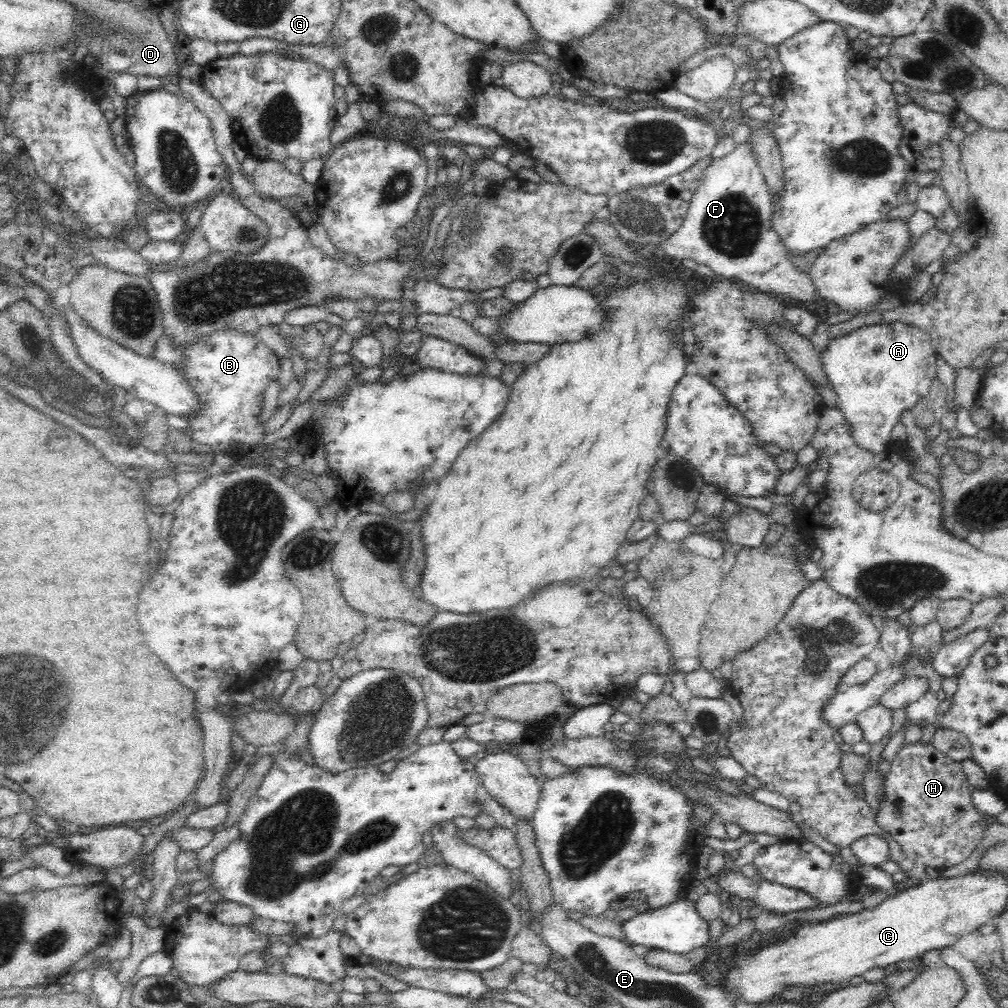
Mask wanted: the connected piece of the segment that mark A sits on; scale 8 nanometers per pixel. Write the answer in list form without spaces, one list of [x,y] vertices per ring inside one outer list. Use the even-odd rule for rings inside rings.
[[[890,322],[864,325],[844,335],[831,337],[825,348],[819,352],[818,360],[829,387],[836,392],[837,409],[849,426],[849,435],[856,447],[873,454],[883,453],[892,444],[890,432],[896,426],[900,412],[906,408],[911,409],[916,401],[924,398],[932,380],[937,376],[935,358],[938,354],[931,338],[915,326]]]

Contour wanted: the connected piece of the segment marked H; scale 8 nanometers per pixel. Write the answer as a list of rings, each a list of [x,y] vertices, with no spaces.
[[[931,743],[927,746],[918,744],[903,747],[890,764],[881,784],[882,795],[877,809],[874,810],[875,823],[898,842],[901,848],[901,858],[898,863],[898,873],[913,882],[912,887],[924,884],[928,880],[930,870],[944,871],[972,856],[972,852],[984,838],[984,830],[990,824],[997,823],[997,816],[988,816],[976,810],[972,801],[974,790],[970,787],[968,777],[964,775],[961,761],[952,760],[950,756],[936,750]]]

